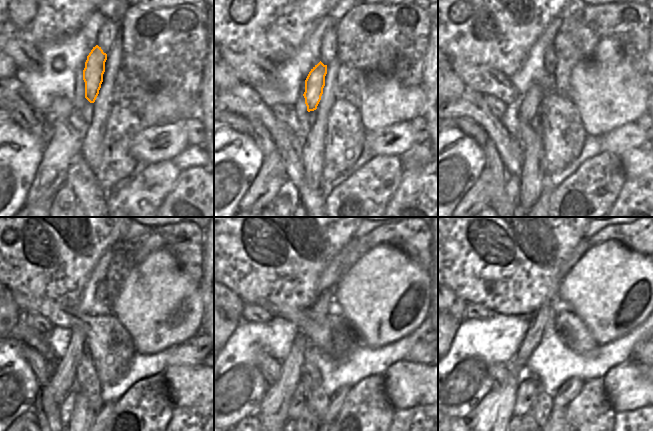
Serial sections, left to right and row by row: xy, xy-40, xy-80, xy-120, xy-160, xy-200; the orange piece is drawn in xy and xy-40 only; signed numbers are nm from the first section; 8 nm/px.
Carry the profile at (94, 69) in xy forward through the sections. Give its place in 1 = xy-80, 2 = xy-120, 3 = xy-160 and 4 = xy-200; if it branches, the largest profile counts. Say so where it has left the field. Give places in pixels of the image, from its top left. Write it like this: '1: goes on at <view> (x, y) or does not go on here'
1: goes on at xy-80 (530, 102)
2: goes on at xy-120 (62, 380)
3: goes on at xy-160 (272, 412)
4: goes on at xy-200 (490, 419)

